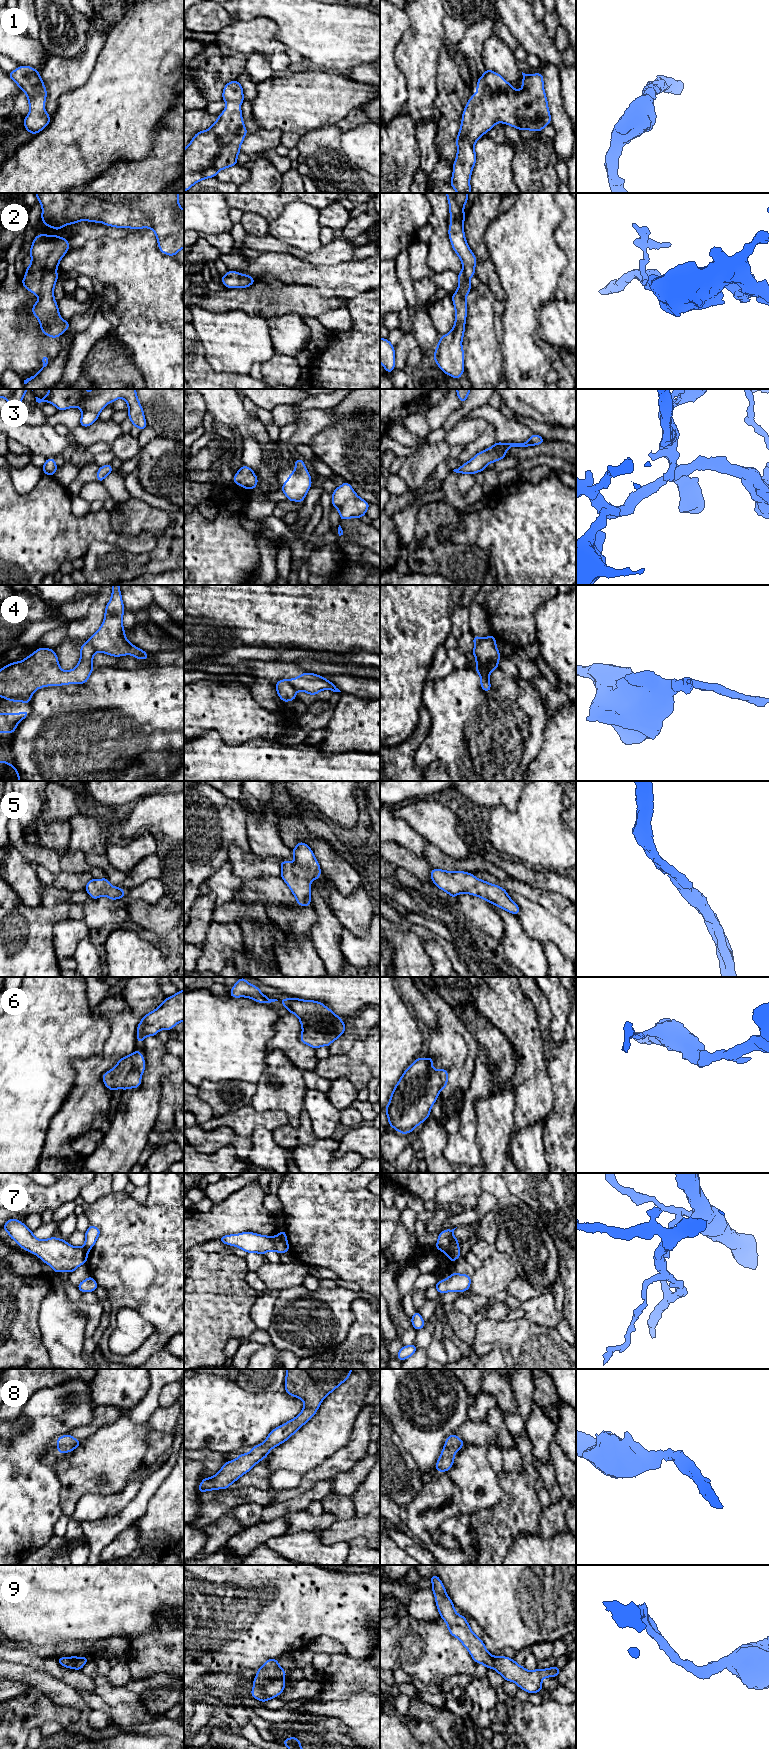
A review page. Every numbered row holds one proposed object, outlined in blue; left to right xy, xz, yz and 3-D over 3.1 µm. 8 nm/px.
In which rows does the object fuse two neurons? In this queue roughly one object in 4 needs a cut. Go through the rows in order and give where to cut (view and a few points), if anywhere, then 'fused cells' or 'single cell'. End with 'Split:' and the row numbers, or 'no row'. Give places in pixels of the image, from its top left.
1: no cut; single cell
2: no cut; single cell
3: no cut; single cell
4: cut in xy along (88, 640), (97, 651); fused cells
5: no cut; single cell
6: no cut; single cell
7: cut in xz along (278, 1235), (288, 1250); fused cells
8: no cut; single cell
9: no cut; single cell
Split: 4, 7

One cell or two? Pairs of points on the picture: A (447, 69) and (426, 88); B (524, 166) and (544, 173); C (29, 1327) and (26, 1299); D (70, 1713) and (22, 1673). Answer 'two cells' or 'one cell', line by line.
A: two cells
B: one cell
C: one cell
D: two cells

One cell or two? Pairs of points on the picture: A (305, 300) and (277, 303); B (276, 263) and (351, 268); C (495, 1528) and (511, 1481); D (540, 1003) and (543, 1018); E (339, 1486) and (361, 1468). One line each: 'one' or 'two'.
A: one
B: one
C: one
D: one
E: one

